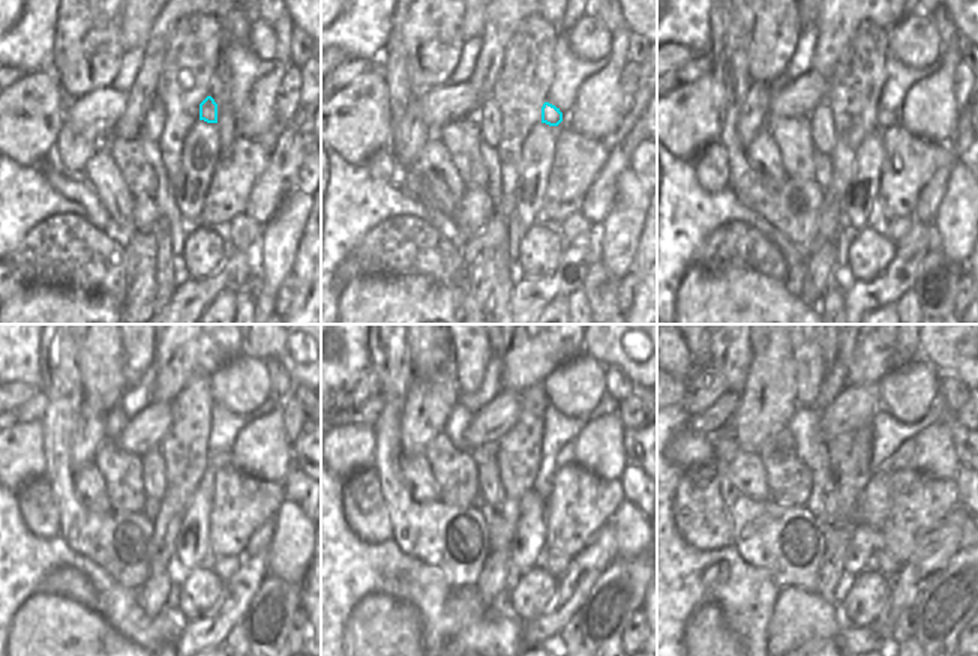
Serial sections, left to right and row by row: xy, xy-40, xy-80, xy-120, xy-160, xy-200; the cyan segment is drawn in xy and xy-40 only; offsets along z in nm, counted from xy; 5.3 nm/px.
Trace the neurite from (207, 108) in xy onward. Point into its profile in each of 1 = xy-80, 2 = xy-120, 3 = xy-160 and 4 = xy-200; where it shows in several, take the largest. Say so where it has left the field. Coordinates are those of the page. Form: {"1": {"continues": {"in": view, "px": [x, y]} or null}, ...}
{"1": {"continues": {"in": "xy-80", "px": [885, 119]}}, "2": {"continues": {"in": "xy-120", "px": [224, 460]}}, "3": {"continues": {"in": "xy-160", "px": [566, 457]}}, "4": {"continues": {"in": "xy-200", "px": [903, 458]}}}

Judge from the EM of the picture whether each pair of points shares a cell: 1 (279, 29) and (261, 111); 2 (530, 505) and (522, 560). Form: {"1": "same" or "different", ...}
{"1": "same", "2": "same"}

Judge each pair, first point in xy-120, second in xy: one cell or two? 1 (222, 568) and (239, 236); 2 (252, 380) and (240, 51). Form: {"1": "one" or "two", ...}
{"1": "one", "2": "two"}

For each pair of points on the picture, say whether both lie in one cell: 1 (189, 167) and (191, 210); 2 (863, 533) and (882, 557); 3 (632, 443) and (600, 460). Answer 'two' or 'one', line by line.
1: one
2: two
3: two

